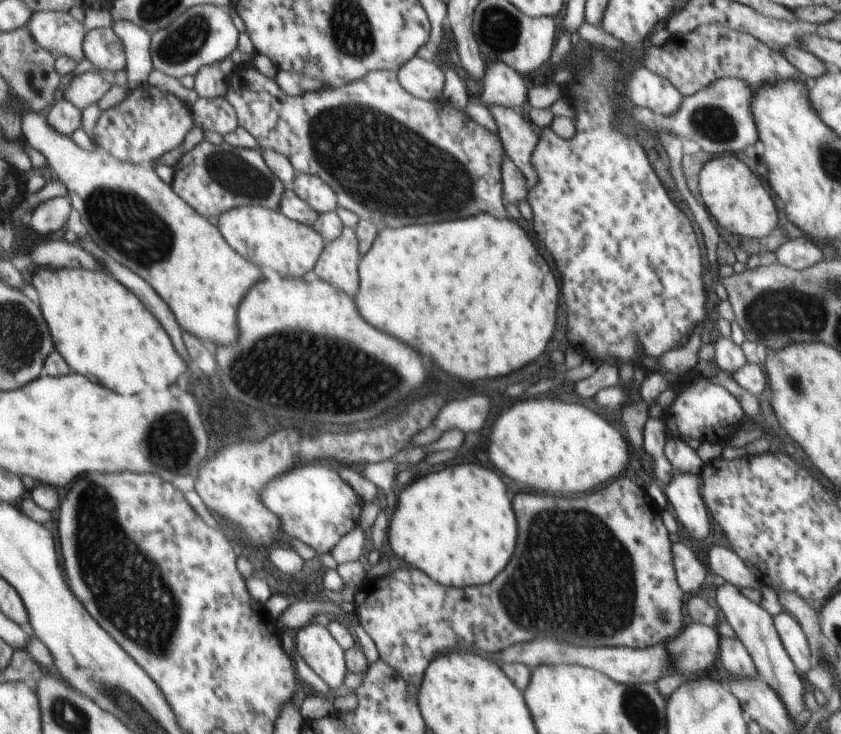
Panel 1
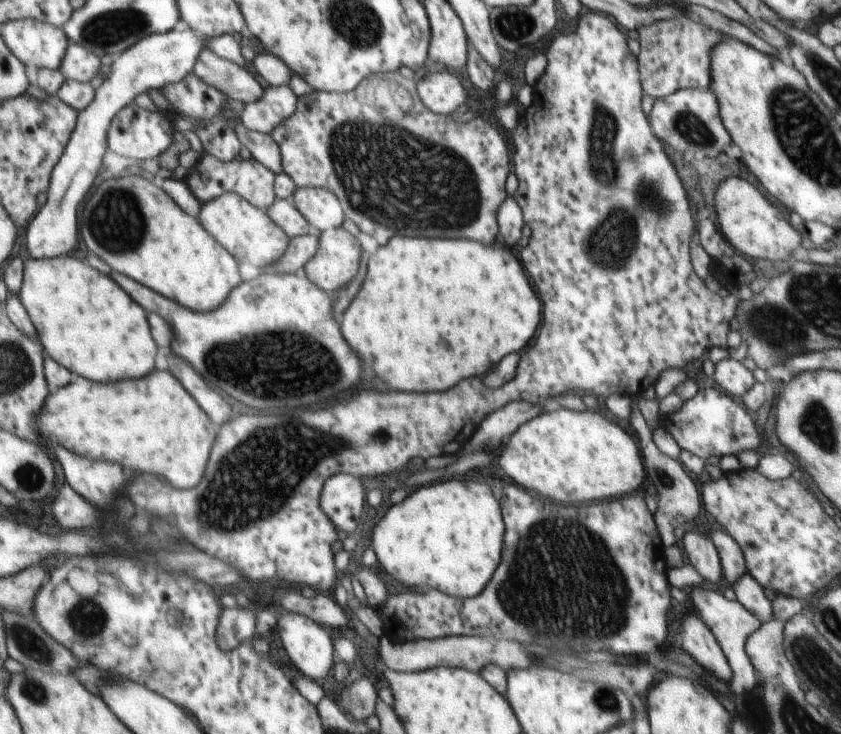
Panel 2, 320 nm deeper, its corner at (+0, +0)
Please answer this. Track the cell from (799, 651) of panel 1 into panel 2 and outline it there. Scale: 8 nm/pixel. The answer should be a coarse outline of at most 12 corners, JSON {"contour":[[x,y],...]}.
{"contour":[[746,573],[732,587],[760,623],[773,618],[773,602]]}

